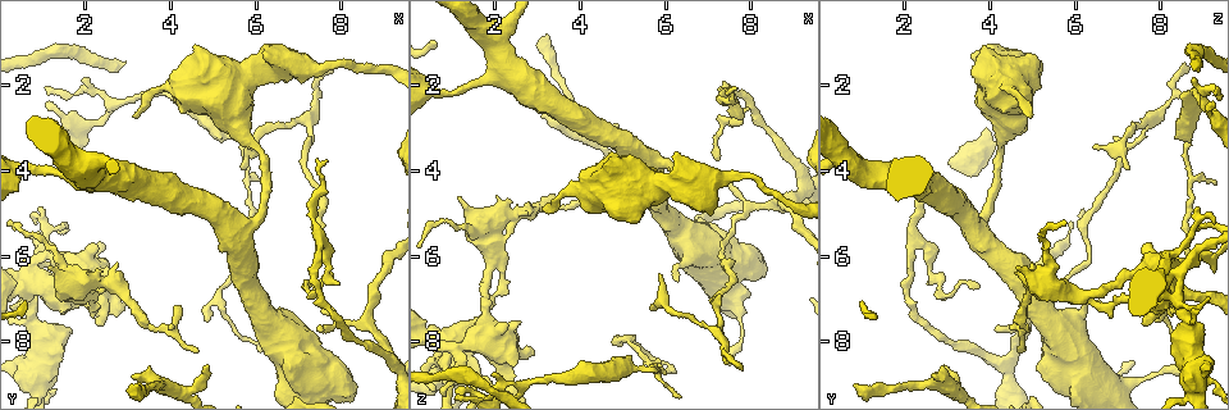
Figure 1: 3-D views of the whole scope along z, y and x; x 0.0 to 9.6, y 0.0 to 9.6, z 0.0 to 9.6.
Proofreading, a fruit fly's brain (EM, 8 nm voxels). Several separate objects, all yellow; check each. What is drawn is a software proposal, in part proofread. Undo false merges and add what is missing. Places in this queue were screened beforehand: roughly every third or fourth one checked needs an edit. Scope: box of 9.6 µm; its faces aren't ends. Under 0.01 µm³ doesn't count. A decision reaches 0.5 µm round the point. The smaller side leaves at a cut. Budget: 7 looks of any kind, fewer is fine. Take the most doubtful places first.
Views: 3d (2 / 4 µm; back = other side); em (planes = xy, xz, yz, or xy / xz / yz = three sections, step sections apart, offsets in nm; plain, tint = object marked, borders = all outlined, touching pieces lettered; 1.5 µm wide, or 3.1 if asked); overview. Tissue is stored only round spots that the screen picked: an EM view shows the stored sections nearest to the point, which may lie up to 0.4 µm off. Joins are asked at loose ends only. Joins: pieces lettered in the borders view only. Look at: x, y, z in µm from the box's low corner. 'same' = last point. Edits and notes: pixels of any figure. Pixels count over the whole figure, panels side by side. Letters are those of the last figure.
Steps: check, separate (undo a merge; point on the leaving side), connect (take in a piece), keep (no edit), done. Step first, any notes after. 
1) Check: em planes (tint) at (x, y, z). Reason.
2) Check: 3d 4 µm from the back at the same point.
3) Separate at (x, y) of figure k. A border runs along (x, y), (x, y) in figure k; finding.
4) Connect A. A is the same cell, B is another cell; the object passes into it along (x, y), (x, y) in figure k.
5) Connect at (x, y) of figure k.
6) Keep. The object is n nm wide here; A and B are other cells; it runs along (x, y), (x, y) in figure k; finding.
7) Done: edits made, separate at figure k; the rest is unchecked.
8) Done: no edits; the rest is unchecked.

Check: em planes (borders) at (1.10, 6.30, 4.60). Thick end.

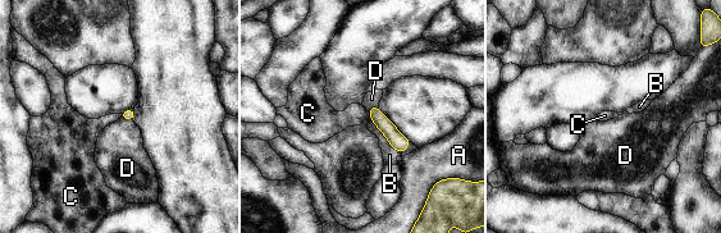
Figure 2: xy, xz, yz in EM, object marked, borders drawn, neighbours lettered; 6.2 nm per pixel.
Keep. A, B, C and D are other cells; a border runs along (378, 105), (368, 110), (373, 122) in figure 2; none of them fits.

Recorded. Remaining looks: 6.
Check: 3d 4 µm at (4.05, 2.00, 4.80). Branch stops here.

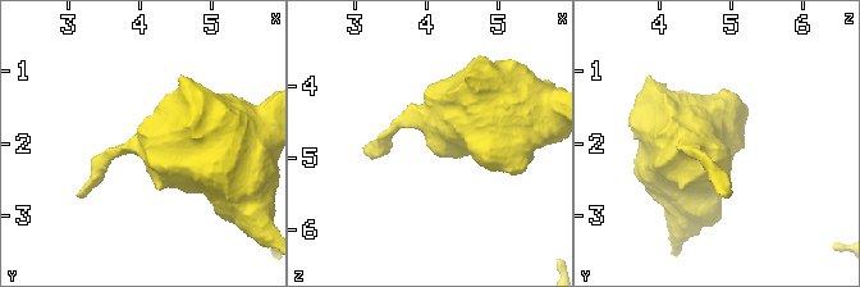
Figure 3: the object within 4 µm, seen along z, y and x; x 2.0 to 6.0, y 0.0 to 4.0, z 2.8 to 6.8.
Check: em xy step 8 (borders) at (4.00, 2.00, 4.80).

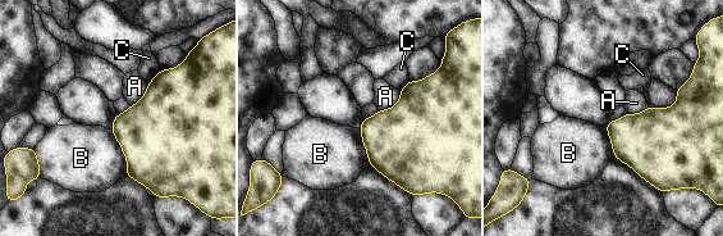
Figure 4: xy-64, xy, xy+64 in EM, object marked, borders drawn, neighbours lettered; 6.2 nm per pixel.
Check: em planes (borders) at the same point.

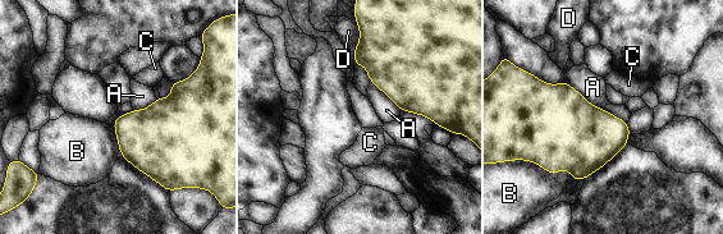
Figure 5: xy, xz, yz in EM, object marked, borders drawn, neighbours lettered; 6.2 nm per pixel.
Keep. A, B, C and D are other cells; a border runs along (531, 160), (572, 178) in figure 5; no lettered piece goes on from it.

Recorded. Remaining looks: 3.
Check: em xy step 8 (tint) at (7.50, 7.75, 4.10).

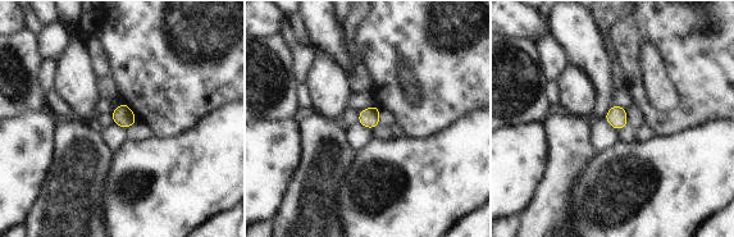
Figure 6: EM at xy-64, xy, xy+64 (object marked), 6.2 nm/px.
Check: em planes (borders) at the same point. Another direction.

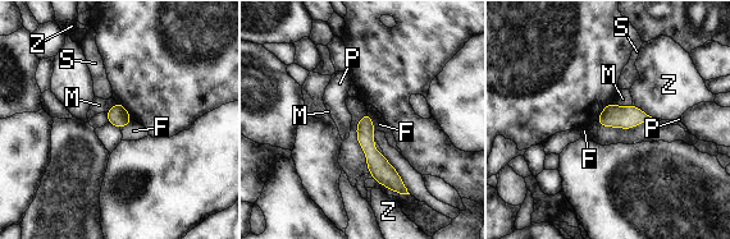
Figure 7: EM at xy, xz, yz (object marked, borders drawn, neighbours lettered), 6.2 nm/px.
Keep. F, M, P, S and Z are other cells; a border runs along (368, 113), (374, 133) in figure 7; no lettered piece goes on from it.

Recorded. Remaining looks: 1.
Done: no edits; the rest is unchecked.

